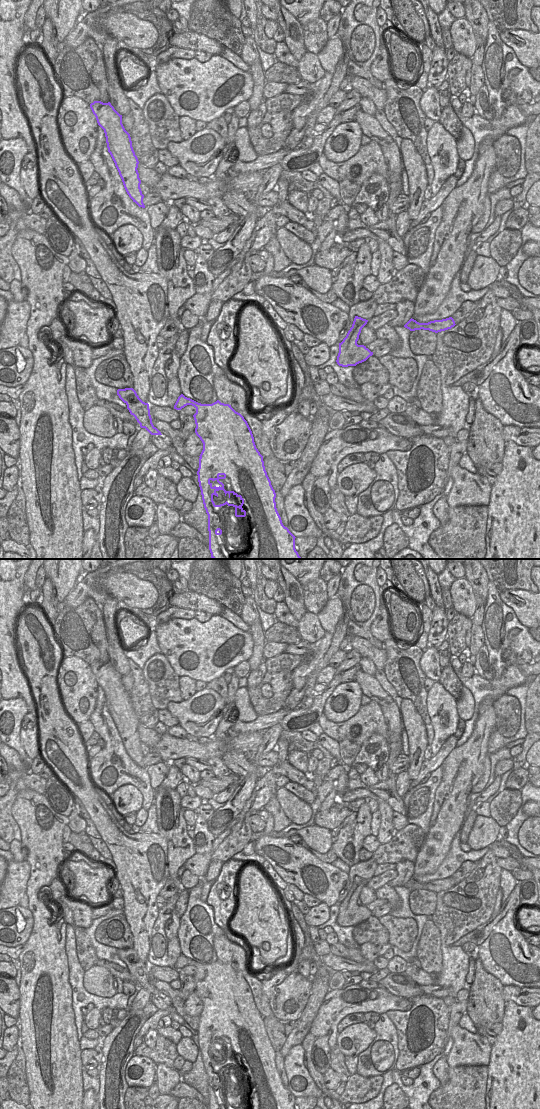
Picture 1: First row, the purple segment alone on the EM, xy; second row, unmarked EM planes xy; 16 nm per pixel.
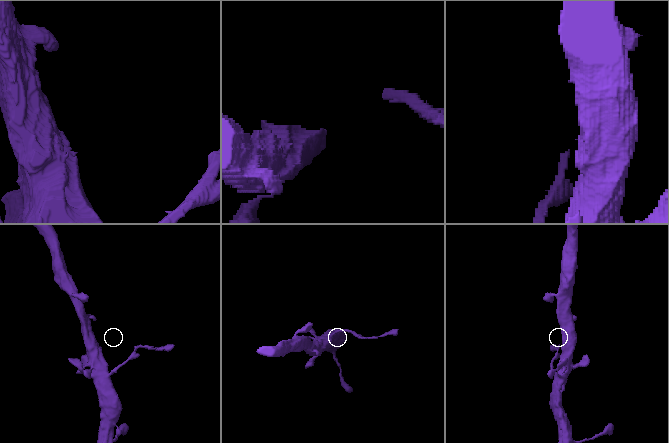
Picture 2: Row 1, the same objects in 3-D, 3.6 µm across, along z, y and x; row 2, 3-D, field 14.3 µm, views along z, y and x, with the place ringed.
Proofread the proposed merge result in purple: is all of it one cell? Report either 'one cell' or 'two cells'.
two cells

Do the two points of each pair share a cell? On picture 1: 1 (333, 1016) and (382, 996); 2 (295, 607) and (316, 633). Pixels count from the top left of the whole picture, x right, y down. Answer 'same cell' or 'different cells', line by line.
1: same cell
2: different cells

